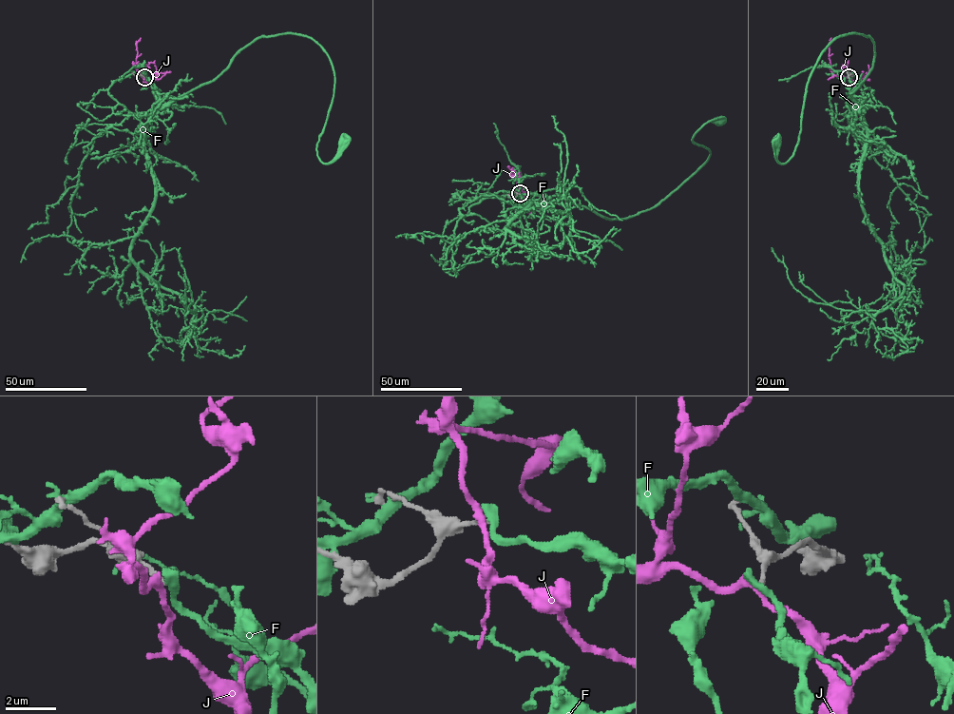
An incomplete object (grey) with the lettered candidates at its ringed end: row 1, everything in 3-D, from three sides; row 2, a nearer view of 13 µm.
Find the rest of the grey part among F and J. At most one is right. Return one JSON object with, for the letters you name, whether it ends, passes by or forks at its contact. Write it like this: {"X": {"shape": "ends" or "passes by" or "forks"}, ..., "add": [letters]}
{"add": []}

